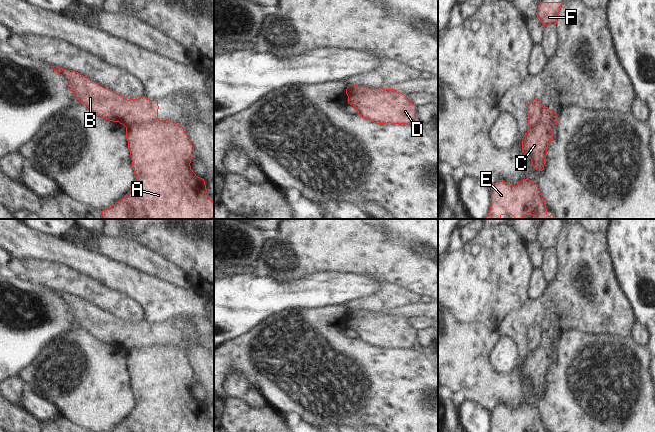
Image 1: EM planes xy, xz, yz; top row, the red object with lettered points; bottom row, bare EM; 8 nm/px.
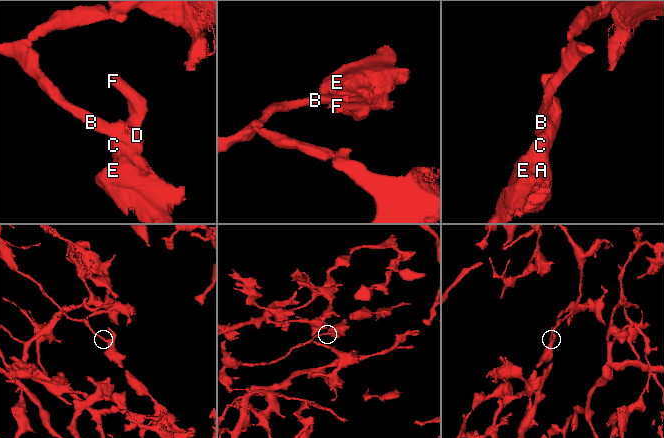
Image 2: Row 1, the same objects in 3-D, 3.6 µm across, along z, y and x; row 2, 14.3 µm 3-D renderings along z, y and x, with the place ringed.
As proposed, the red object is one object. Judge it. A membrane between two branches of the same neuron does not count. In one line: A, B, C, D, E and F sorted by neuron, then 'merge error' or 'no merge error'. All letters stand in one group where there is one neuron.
groups A C D E F / B; merge error

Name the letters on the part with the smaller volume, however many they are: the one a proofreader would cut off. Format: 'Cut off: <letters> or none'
Cut off: A, C, D, E, F

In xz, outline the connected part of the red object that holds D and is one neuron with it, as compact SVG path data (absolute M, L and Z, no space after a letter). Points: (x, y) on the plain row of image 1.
M367 312L348 322L362 342L377 348L408 348L416 343L416 329L404 318L393 314Z

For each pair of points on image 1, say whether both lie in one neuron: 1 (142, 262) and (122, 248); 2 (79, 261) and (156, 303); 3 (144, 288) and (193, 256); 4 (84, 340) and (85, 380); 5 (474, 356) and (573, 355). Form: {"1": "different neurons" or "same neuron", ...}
{"1": "same neuron", "2": "same neuron", "3": "different neurons", "4": "same neuron", "5": "same neuron"}

